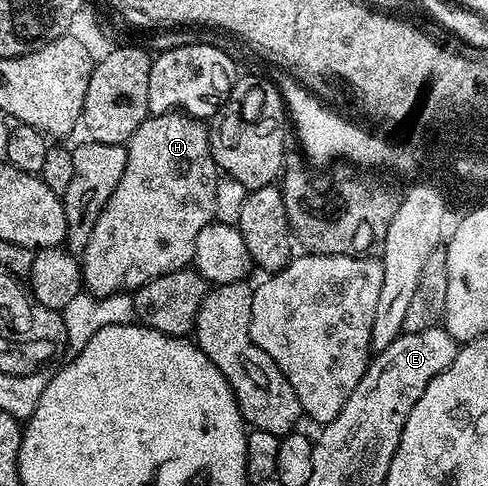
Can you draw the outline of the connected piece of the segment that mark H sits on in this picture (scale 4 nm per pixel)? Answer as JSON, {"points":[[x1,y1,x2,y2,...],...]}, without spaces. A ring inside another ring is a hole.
{"points":[[172,112,151,114,139,125,137,132,133,132,126,143,125,172,81,252,86,293,103,298,134,292,157,276,192,265,197,236,201,236,201,228,208,226,215,217,217,184,221,177,216,155,215,158,211,155,211,142,203,126,206,125,200,119,186,112]]}

